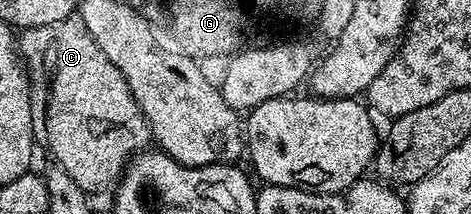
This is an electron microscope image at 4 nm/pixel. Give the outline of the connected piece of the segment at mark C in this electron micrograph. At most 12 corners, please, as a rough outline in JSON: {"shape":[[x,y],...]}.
{"shape":[[77,16],[26,27],[31,112],[73,184],[110,191],[153,142]]}

